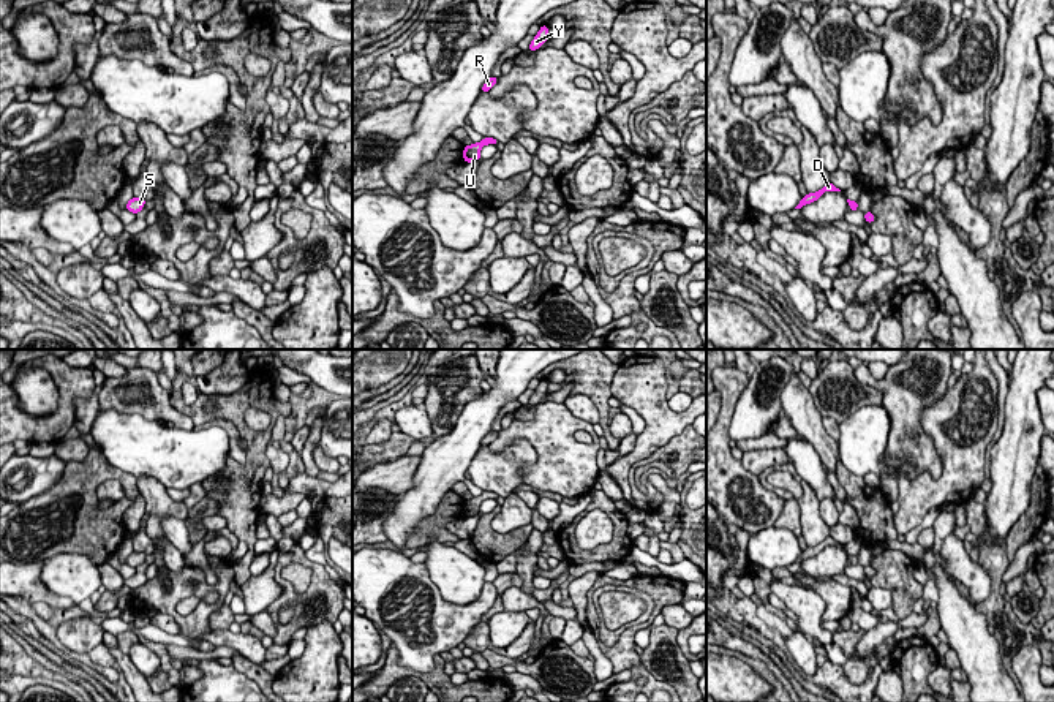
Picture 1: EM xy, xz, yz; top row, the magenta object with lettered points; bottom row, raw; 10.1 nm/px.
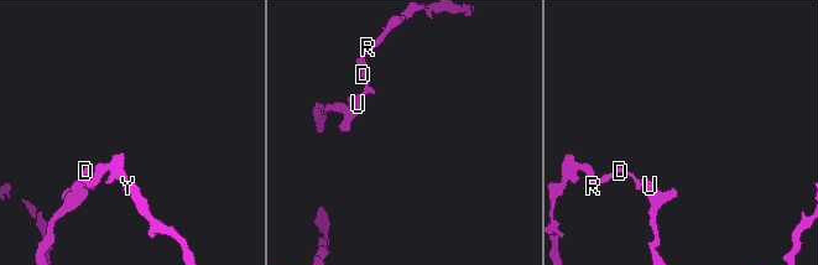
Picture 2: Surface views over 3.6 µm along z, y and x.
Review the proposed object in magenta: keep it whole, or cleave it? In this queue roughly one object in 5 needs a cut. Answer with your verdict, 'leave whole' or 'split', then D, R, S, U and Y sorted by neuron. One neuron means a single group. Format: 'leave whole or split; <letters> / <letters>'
leave whole; D R S U Y

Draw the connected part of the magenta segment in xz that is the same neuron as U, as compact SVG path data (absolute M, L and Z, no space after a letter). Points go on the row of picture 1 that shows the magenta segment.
M484 138L480 142L474 142L471 145L465 145L463 160L466 163L472 163L472 161L480 160L480 150L482 150L484 145L488 145L488 144L496 145L498 139L495 139L495 138Z

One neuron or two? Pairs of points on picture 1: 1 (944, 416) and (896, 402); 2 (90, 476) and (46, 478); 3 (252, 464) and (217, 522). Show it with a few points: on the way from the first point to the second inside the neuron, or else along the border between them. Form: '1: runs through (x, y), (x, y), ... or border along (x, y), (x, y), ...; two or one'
1: border along (947, 388), (922, 413), (920, 426), (933, 445); two
2: border along (67, 464), (62, 476), (51, 487), (27, 498); two
3: border along (217, 514), (226, 522), (226, 527); two

